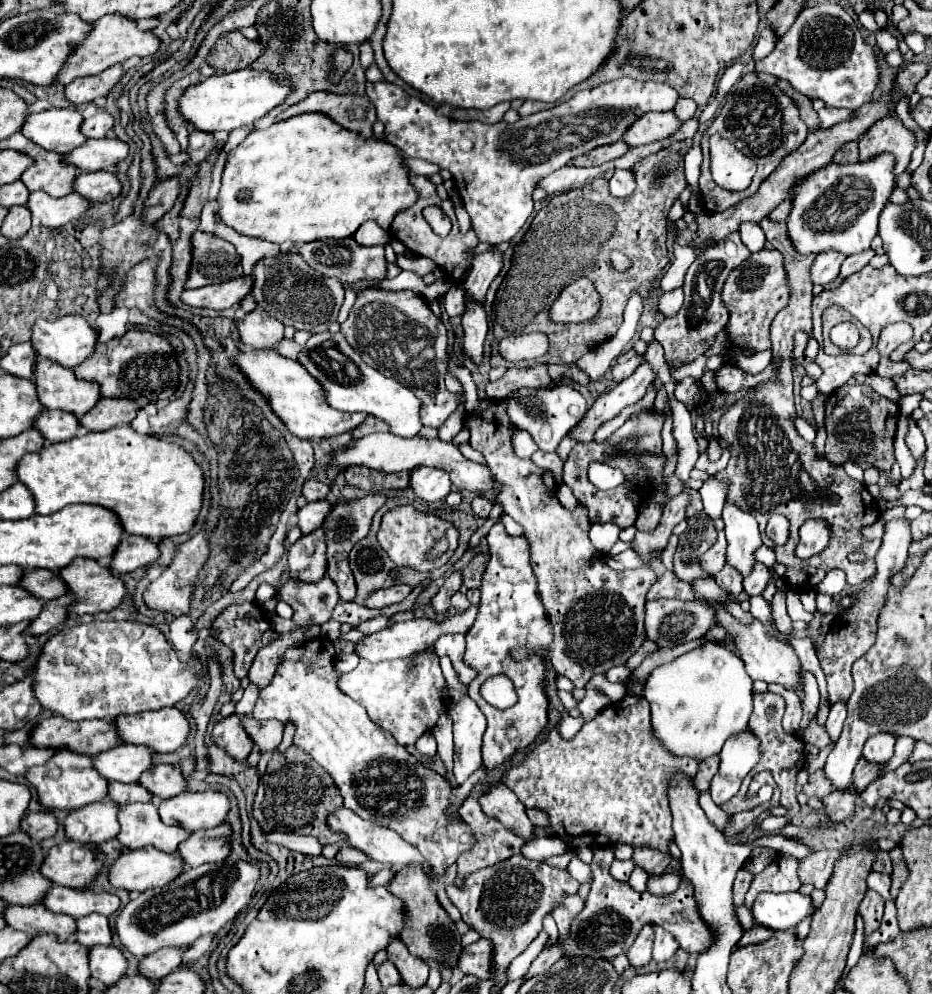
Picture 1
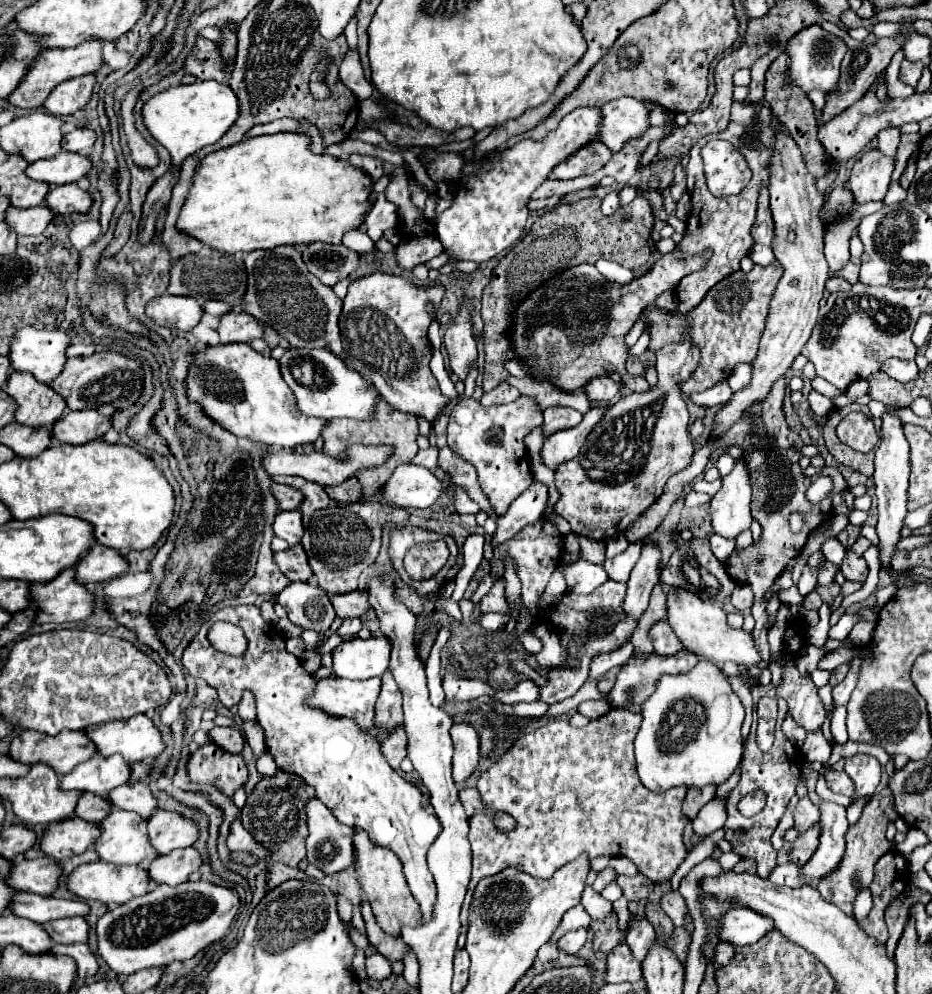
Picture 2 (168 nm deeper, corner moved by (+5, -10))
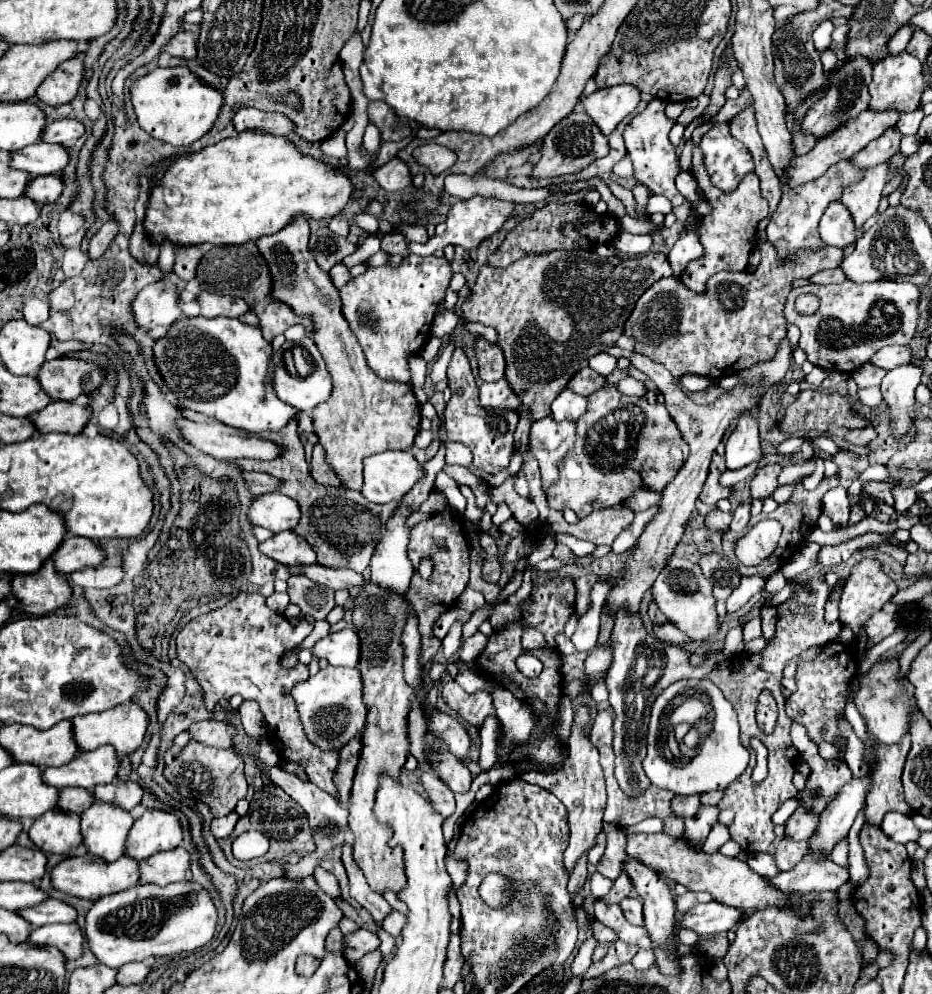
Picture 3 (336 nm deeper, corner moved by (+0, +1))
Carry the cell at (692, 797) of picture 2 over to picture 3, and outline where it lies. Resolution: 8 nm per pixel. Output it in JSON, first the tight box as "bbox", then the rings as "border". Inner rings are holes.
{"bbox":[670,795,700,817],"border":[[[690,795],[690,797],[674,797],[672,799],[672,803],[670,803],[670,807],[674,809],[674,815],[676,817],[692,817],[696,811],[698,811],[698,807],[700,807],[700,795]]]}

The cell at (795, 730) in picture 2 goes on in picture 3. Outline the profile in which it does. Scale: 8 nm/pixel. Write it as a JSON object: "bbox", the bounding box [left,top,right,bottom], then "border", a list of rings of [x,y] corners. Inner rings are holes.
{"bbox":[790,723,852,813],"border":[[[792,723],[790,737],[792,737],[792,744],[797,748],[799,755],[810,765],[810,775],[808,775],[806,787],[802,791],[798,791],[796,799],[798,799],[800,807],[804,807],[806,811],[820,813],[830,803],[830,799],[836,797],[838,789],[842,789],[842,785],[846,785],[852,779],[852,773],[846,763],[822,759],[818,754],[817,745],[810,737],[806,737],[806,729],[802,725]]]}

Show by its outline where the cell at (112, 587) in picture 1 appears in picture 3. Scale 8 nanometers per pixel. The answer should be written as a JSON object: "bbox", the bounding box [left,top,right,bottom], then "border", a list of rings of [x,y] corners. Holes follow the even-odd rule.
{"bbox":[10,561,70,615],"border":[[[44,561],[38,573],[12,577],[10,591],[28,615],[48,615],[64,607],[70,599],[70,587],[66,579],[56,573],[52,561]]]}

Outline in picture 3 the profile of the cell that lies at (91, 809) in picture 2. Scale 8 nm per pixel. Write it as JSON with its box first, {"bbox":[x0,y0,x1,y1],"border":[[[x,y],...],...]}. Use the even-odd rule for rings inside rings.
{"bbox":[58,789,94,813],"border":[[[60,789],[58,791],[58,807],[68,813],[84,813],[94,803],[94,797],[84,789]]]}

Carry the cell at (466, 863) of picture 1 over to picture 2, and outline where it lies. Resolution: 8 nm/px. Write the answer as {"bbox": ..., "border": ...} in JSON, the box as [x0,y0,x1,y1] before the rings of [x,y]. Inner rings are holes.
{"bbox":[461,708,689,928],"border":[[[611,708],[605,716],[591,720],[585,728],[575,728],[567,720],[549,720],[543,728],[519,738],[505,756],[481,774],[477,790],[481,792],[487,810],[469,818],[469,842],[473,850],[473,872],[469,890],[461,908],[461,924],[467,928],[467,906],[475,884],[483,876],[493,876],[507,866],[523,870],[535,878],[551,878],[553,872],[575,860],[579,854],[595,856],[625,856],[637,870],[653,882],[667,882],[687,856],[683,844],[683,828],[689,818],[681,812],[687,788],[669,788],[669,792],[649,792],[637,776],[633,756],[633,736],[641,726],[641,714],[623,708]],[[493,812],[507,812],[517,820],[513,832],[497,832]]]}

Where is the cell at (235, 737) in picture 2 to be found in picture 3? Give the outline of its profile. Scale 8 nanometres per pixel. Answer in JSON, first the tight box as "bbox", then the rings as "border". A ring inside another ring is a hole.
{"bbox":[188,719,234,747],"border":[[[206,719],[200,723],[192,723],[188,727],[190,739],[208,745],[208,747],[232,747],[232,737],[234,737],[234,725],[228,721],[216,721],[216,719]]]}

